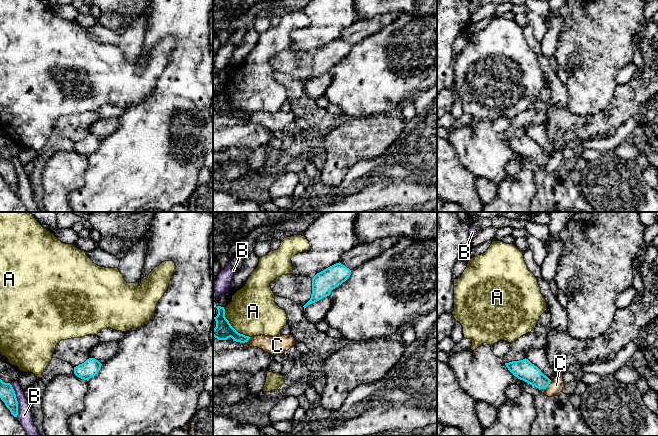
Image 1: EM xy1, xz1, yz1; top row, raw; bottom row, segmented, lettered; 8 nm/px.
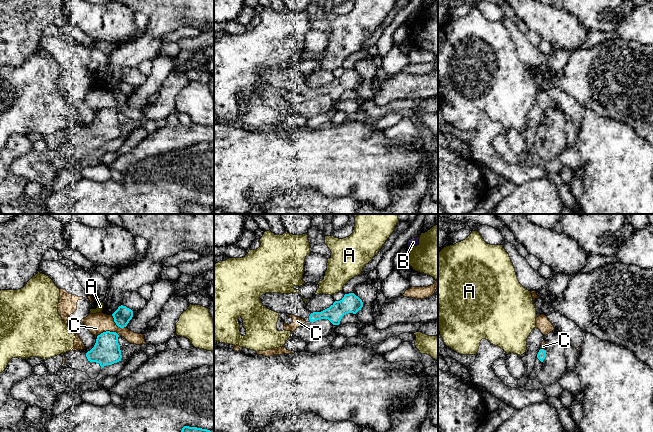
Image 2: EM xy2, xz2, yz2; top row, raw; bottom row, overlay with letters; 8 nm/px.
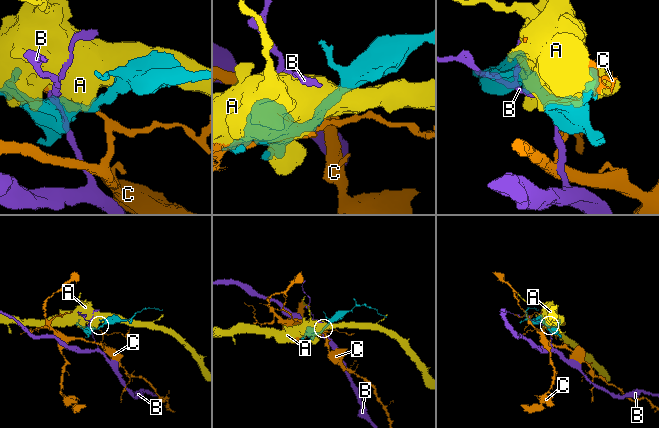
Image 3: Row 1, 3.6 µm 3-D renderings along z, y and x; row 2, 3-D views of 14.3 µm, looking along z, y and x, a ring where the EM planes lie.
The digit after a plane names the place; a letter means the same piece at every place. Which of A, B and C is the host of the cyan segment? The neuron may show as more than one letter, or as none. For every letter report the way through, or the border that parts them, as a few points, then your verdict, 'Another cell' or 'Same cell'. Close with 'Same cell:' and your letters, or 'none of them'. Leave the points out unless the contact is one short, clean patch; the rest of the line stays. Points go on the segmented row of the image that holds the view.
A: Another cell
B: Boundary: xy1 (9, 383), (17, 401), (16, 417). Another cell
C: Another cell
Same cell: none of them

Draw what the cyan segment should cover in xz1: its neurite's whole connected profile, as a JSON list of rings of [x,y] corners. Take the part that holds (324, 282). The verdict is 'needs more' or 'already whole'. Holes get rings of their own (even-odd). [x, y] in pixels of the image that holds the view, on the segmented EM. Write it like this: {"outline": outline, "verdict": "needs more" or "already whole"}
{"outline": [[[336,263],[312,278],[312,294],[310,300],[303,306],[305,308],[320,299],[330,295],[331,291],[345,282],[351,275],[351,270],[345,265]]], "verdict": "already whole"}

